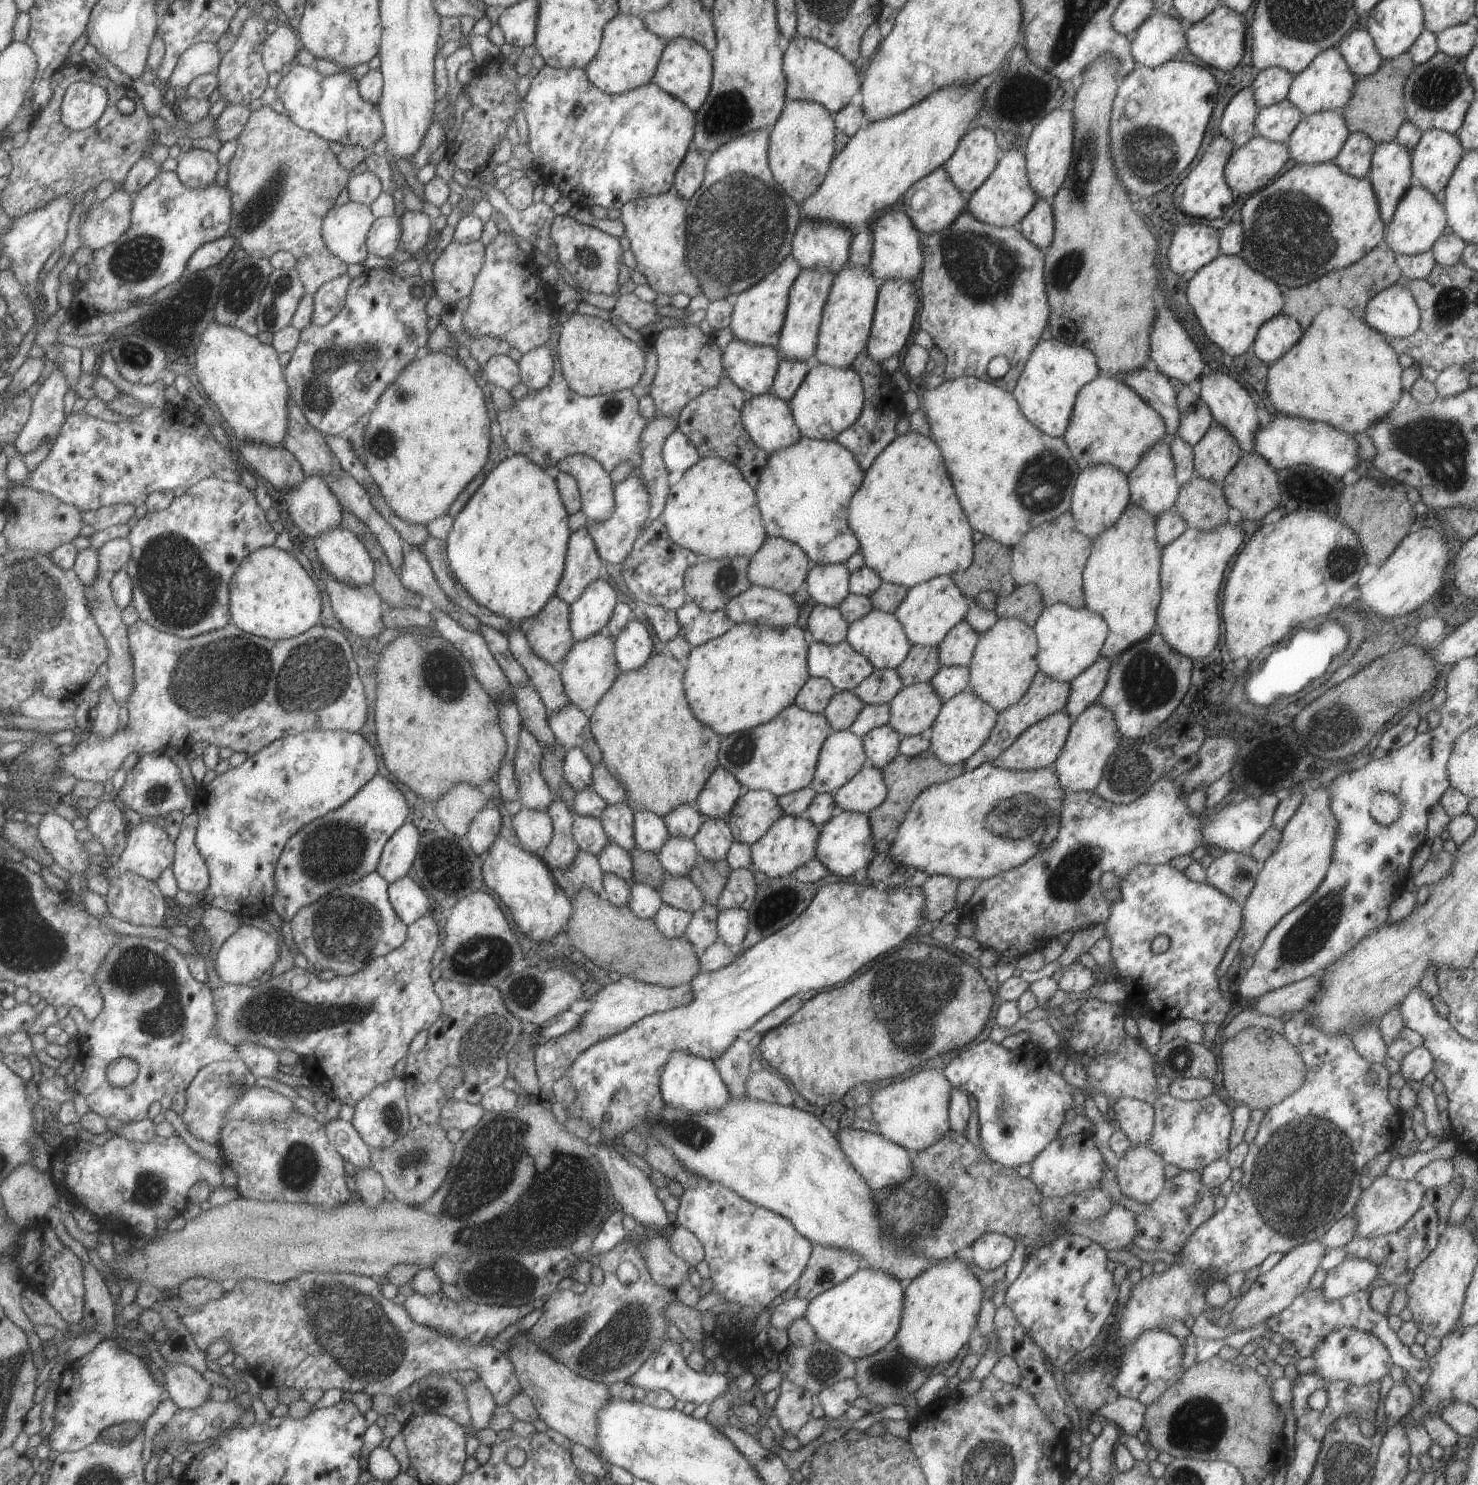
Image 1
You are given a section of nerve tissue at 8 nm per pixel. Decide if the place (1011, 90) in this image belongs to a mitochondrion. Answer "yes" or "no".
no

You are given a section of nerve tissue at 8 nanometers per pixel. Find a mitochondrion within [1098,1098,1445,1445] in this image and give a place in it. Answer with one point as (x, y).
(1303, 1174)

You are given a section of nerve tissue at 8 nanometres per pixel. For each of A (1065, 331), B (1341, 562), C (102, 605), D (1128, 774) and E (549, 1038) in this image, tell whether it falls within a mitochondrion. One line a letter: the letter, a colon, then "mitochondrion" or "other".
A: other
B: mitochondrion
C: mitochondrion
D: mitochondrion
E: other

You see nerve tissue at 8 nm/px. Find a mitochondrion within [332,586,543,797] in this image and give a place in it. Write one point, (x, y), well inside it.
(447, 680)

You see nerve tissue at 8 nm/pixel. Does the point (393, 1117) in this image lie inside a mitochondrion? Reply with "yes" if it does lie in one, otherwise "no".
yes

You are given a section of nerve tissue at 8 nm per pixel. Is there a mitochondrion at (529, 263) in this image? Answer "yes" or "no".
no

